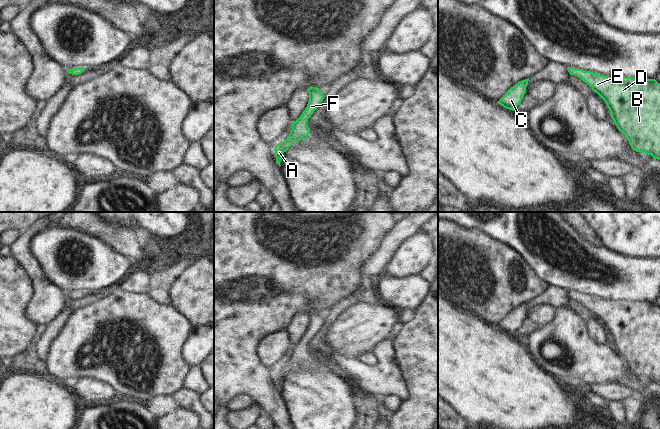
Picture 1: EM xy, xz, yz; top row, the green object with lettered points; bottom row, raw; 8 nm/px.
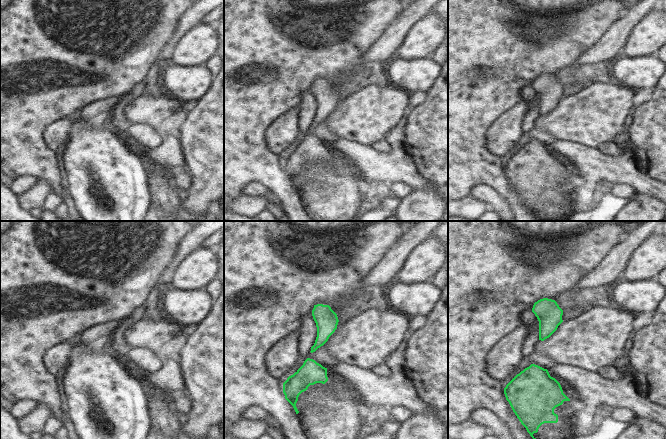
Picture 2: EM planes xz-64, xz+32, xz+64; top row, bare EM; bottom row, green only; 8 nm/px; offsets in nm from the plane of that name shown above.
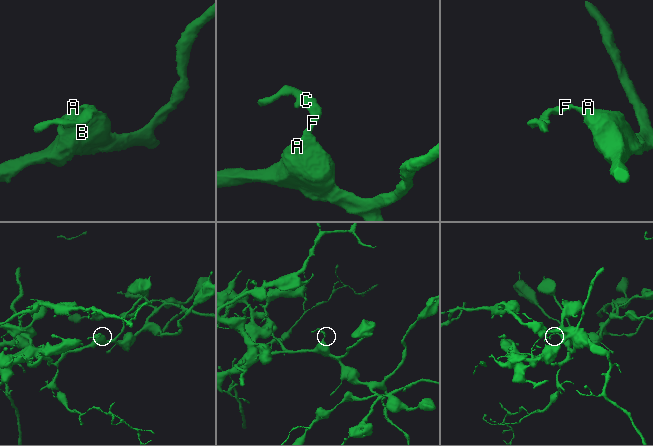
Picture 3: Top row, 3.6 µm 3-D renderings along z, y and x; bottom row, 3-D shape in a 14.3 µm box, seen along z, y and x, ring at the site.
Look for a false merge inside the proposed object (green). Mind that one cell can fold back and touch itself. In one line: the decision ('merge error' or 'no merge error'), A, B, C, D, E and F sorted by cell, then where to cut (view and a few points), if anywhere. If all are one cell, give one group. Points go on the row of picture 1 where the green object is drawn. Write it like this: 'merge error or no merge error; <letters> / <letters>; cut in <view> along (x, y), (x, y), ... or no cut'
no merge error; A B C D E F; no cut

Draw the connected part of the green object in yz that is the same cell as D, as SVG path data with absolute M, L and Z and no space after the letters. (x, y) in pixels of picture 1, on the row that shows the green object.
M567 67L567 70L570 75L575 75L587 83L605 101L615 125L626 136L634 151L651 155L654 161L660 159L660 83L655 79L608 77L573 67Z

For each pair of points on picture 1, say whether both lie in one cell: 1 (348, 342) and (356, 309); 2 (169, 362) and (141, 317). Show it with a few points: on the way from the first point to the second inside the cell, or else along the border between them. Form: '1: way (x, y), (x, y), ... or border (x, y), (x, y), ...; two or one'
1: way (351, 334), (356, 329), (356, 317); one
2: way (161, 351), (156, 336), (148, 328); one

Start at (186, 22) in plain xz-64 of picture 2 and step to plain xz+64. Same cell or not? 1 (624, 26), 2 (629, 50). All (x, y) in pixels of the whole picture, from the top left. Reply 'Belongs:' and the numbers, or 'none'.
Belongs: 1

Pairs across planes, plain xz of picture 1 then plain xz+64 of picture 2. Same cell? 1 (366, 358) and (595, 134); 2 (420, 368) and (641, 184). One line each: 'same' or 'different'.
1: different
2: different

